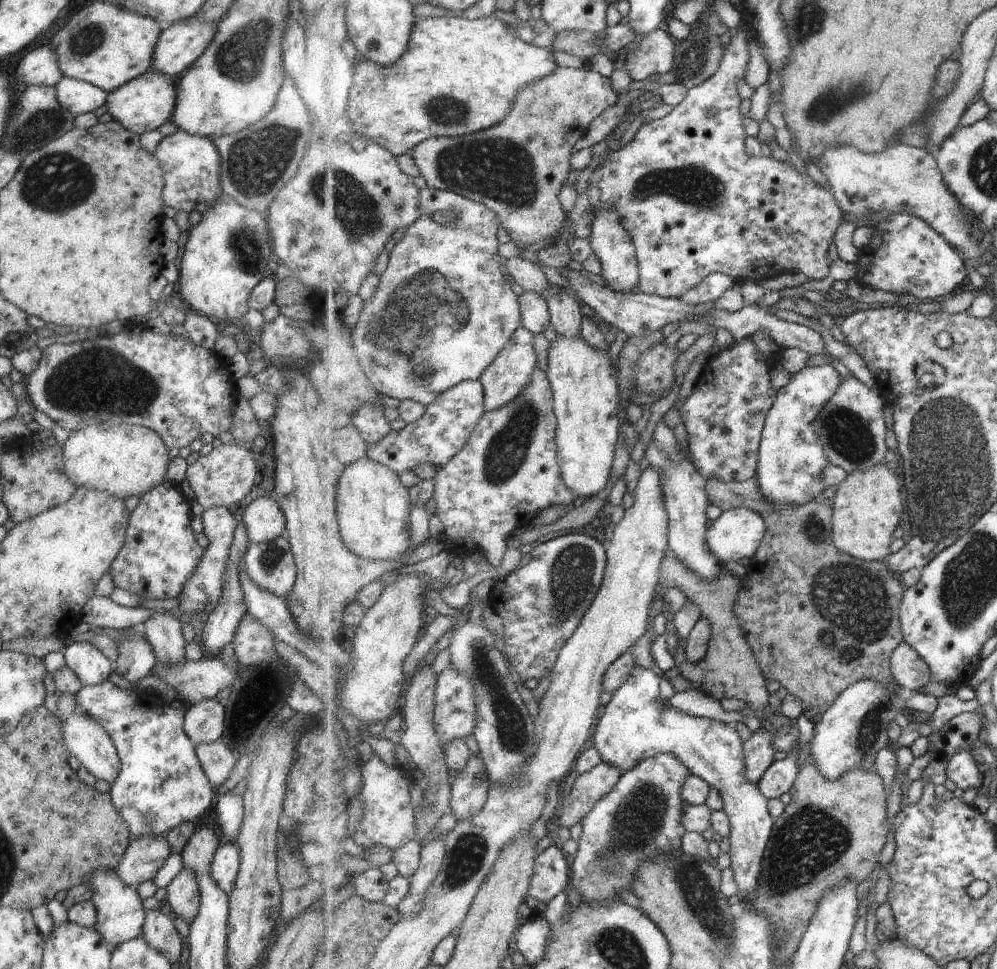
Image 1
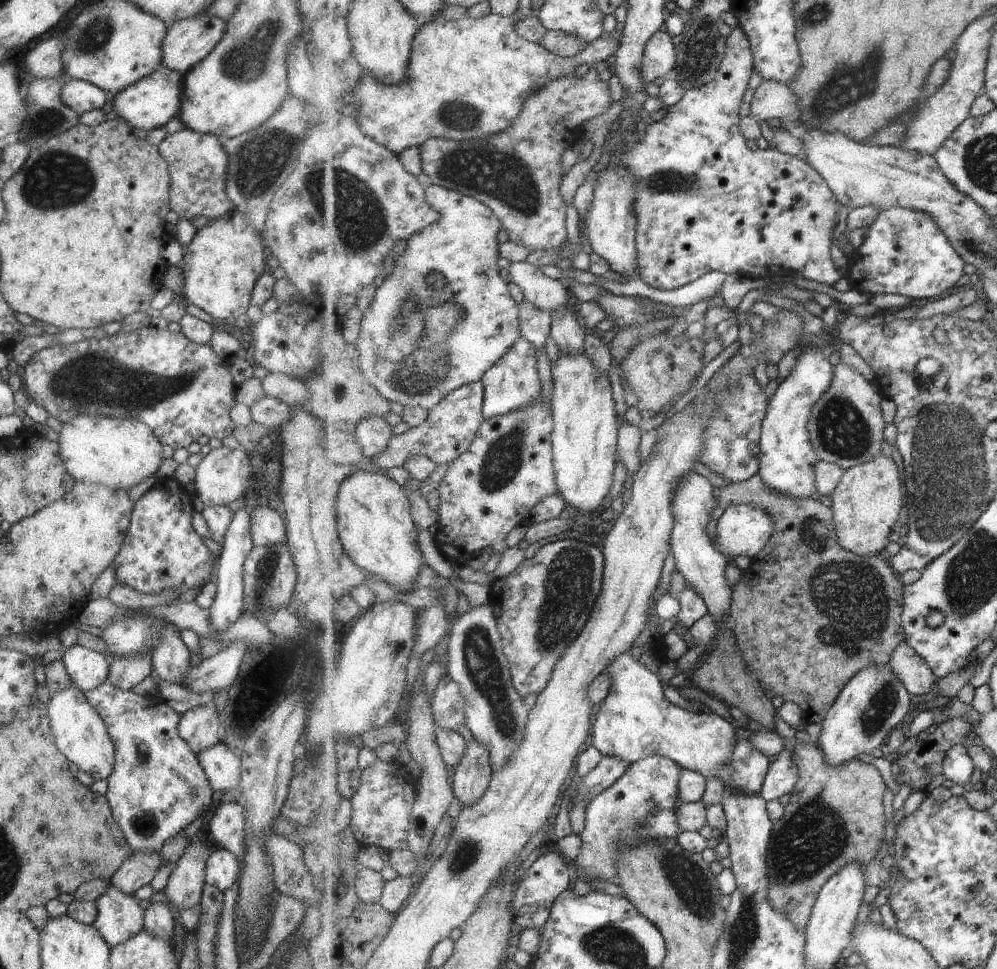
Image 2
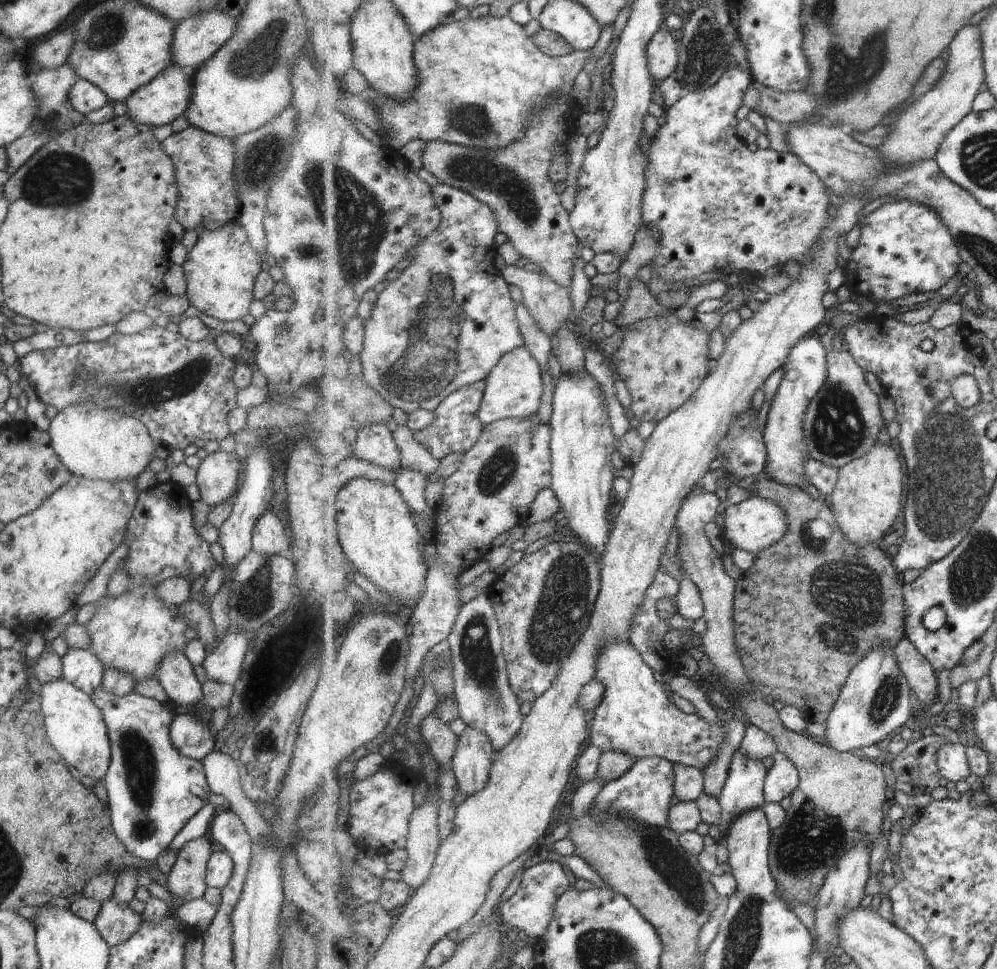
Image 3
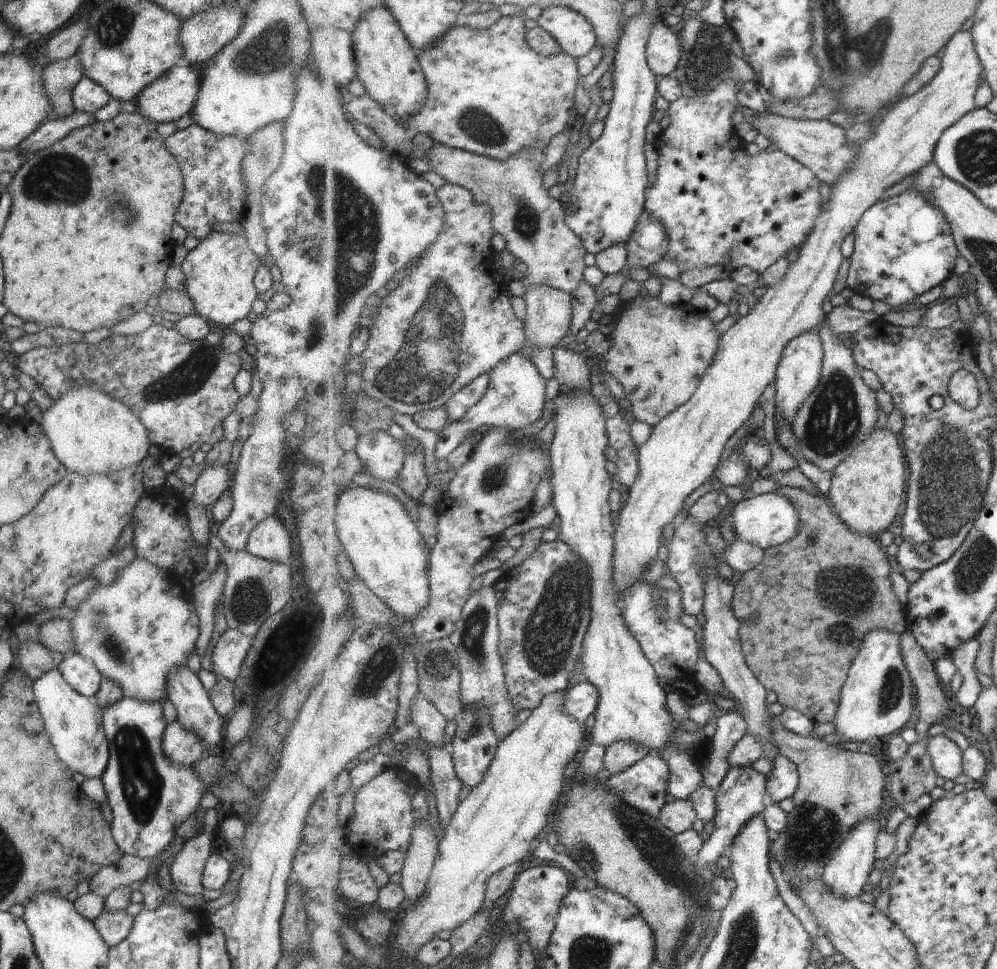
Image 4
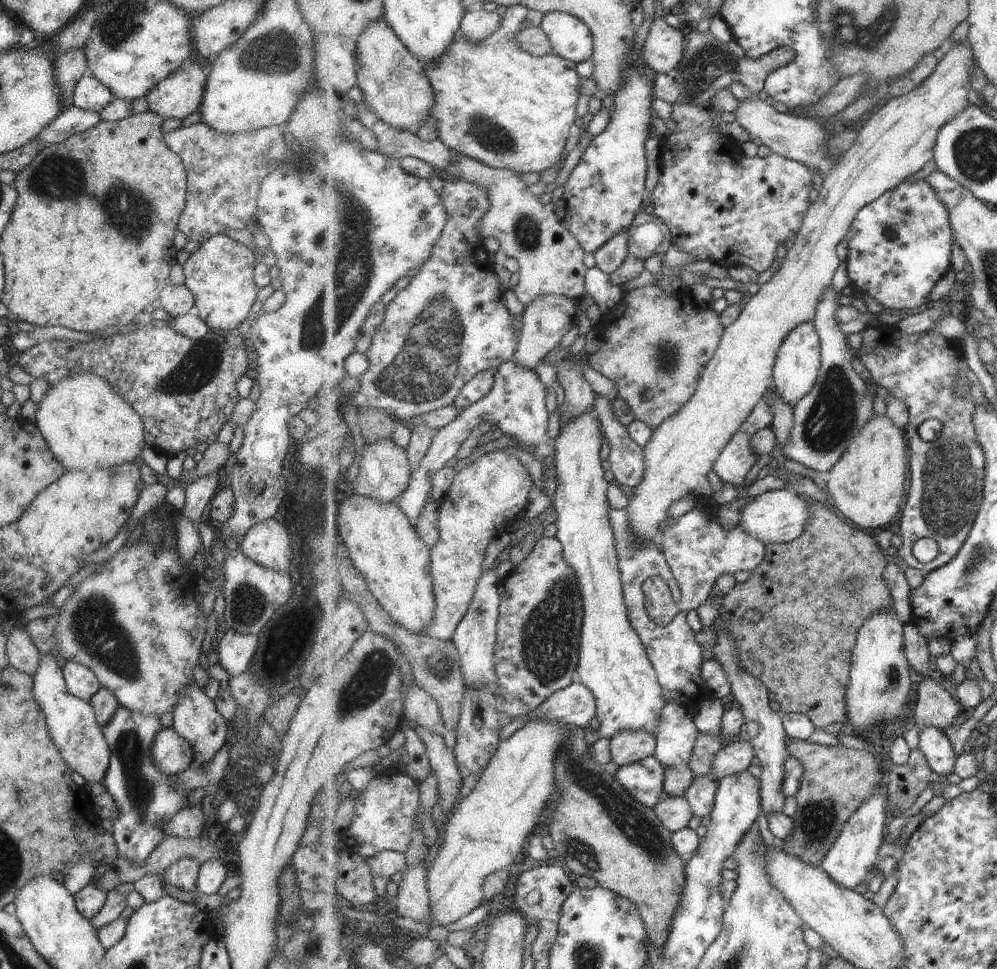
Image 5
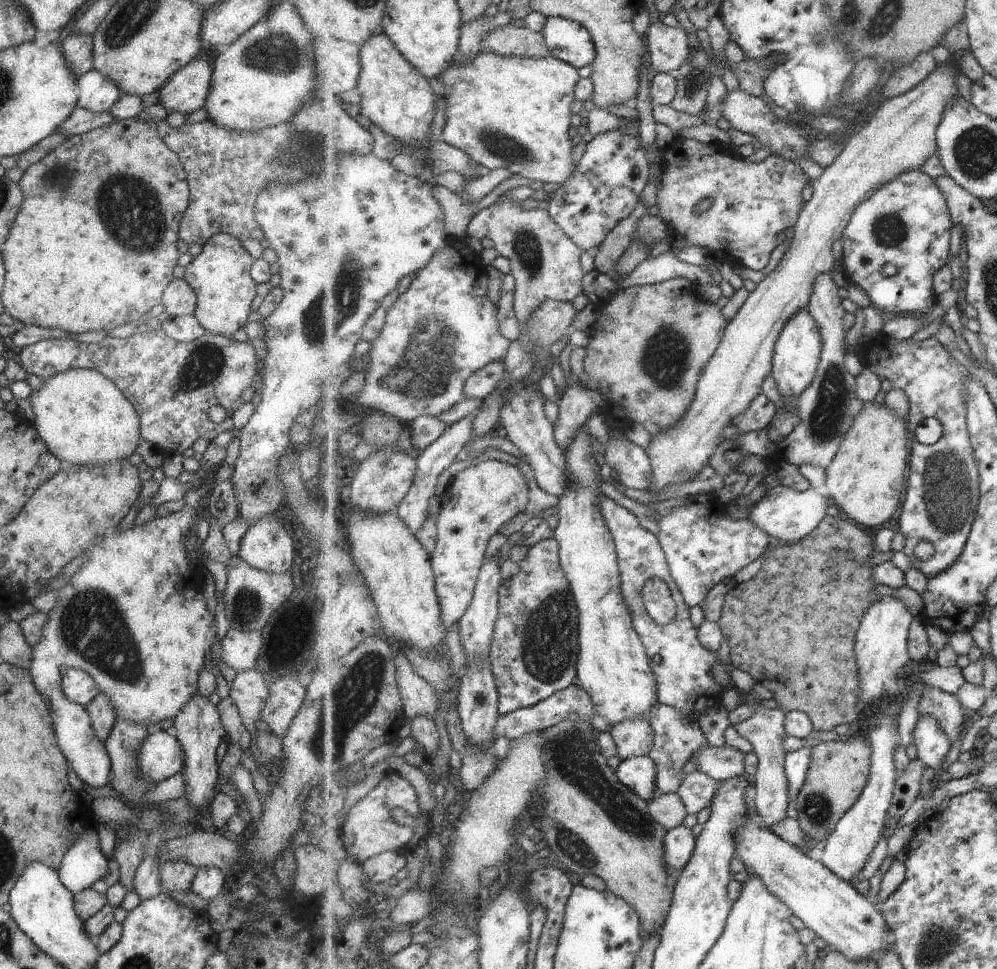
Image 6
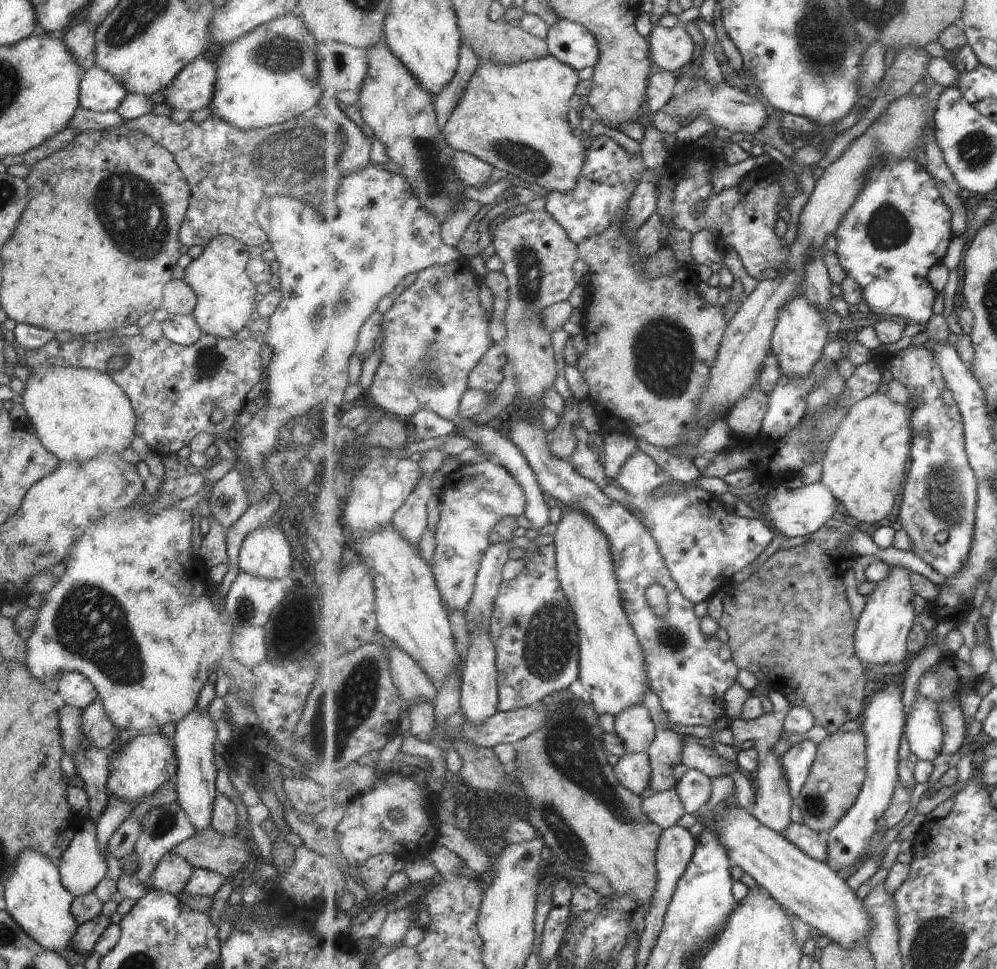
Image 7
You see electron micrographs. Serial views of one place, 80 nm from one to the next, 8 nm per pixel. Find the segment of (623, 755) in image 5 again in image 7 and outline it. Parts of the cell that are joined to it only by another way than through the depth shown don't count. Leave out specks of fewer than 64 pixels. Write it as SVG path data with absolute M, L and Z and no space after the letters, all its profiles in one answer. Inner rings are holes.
M637 705L623 711L614 720L614 732L623 741L629 753L645 753L656 737L656 726L645 705Z

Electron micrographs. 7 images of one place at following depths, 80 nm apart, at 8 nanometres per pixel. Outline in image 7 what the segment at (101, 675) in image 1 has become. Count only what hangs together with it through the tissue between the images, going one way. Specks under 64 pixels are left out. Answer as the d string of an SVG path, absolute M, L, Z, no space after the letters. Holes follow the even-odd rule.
M64 672L57 682L59 703L83 710L95 697L94 686L80 672Z

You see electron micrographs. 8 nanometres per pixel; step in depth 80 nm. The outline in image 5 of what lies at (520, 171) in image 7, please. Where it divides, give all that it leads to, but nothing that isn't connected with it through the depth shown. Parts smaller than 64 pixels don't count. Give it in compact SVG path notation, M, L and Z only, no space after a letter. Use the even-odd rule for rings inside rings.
M523 5L508 7L499 30L480 43L470 41L459 30L446 53L423 64L435 93L435 106L427 123L438 128L438 138L457 153L465 153L498 169L512 168L519 173L545 172L564 158L565 142L577 118L575 106L582 78L575 61L555 52L536 57L518 43L518 32L524 29L523 20L528 19L529 11L530 8Z

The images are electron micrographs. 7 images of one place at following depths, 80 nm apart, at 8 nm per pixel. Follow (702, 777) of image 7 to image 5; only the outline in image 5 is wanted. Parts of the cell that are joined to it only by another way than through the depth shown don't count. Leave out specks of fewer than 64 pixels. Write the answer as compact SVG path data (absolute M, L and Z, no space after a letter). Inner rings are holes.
M711 773L704 777L696 776L693 784L684 794L695 815L699 818L710 816L716 803L718 782L713 780Z

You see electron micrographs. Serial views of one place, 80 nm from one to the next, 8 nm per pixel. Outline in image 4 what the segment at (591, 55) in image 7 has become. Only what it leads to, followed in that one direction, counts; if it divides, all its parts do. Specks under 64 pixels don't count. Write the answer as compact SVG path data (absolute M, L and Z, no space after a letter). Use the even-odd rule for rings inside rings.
M551 5L542 11L537 22L559 41L565 53L578 60L593 51L598 43L594 24L574 8Z

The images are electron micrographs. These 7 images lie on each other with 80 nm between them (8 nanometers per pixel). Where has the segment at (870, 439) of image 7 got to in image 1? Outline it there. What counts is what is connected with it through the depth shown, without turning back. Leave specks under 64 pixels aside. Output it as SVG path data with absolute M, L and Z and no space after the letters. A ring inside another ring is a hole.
M877 464L862 472L851 472L847 481L843 482L834 494L832 508L835 516L832 522L832 538L835 546L854 558L865 561L883 561L891 555L891 543L898 535L897 526L901 522L903 508L903 492L901 492L901 480L895 474L895 470L887 468L887 464Z

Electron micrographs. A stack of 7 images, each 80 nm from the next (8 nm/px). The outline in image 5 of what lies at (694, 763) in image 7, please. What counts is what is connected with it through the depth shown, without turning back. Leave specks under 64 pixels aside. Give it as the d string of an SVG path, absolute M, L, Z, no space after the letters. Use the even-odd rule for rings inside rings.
M740 739L734 743L724 745L714 755L710 772L713 772L713 775L719 780L729 775L739 774L747 771L755 756L756 750L753 743Z

